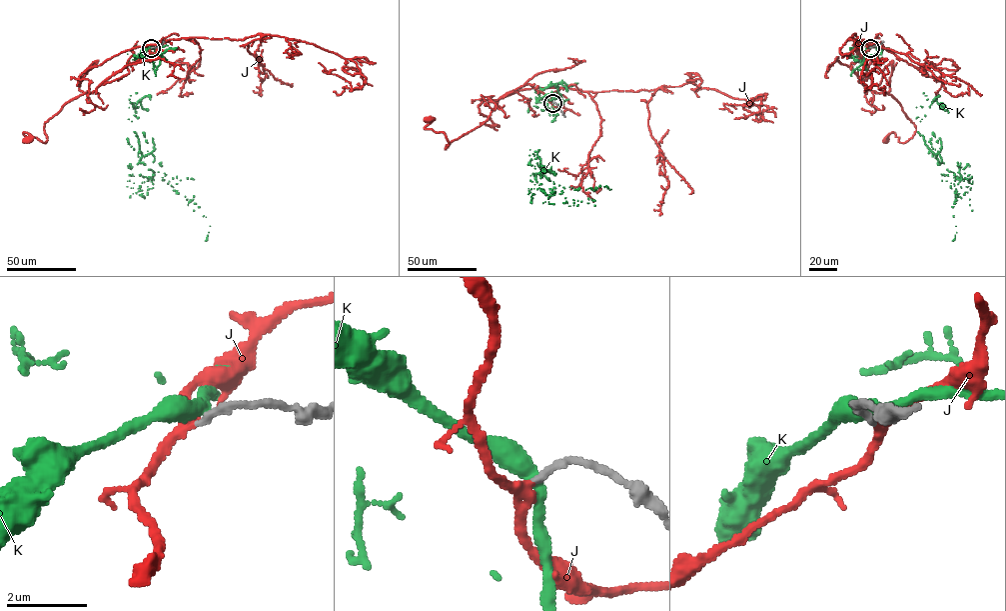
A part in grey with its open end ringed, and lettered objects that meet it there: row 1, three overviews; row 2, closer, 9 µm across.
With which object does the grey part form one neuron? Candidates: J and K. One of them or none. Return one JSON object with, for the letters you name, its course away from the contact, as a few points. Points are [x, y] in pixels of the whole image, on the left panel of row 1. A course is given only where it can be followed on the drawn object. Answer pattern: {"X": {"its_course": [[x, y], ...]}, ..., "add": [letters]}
{"J": {"its_course": [[151, 48], [148, 57], [66, 103], [44, 123], [44, 143], [23, 133], [29, 134], [27, 140]]}, "add": ["J"]}

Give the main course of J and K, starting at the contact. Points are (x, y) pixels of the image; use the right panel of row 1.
J: (869, 48), (851, 67), (869, 89), (891, 95), (916, 128), (904, 143), (894, 133), (885, 140)
K: (869, 47), (865, 55), (879, 64), (924, 143), (953, 172), (956, 191), (952, 240)

